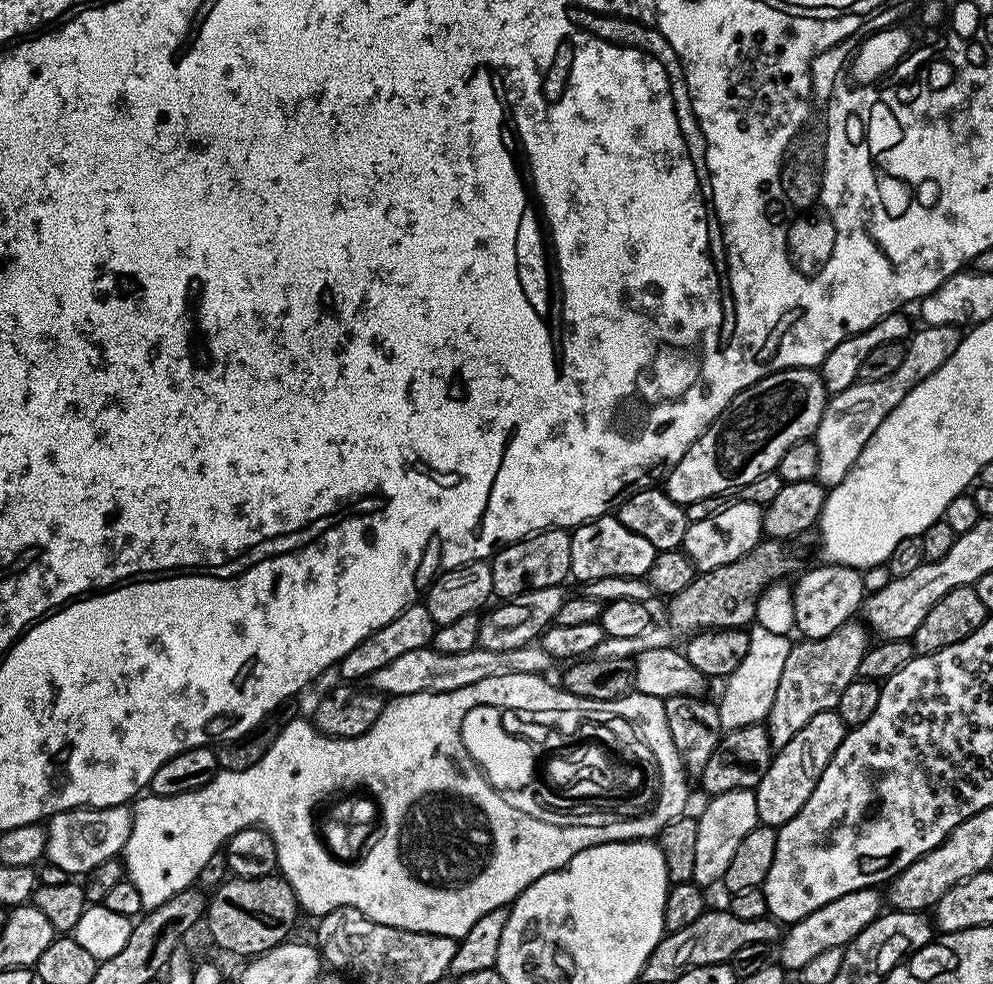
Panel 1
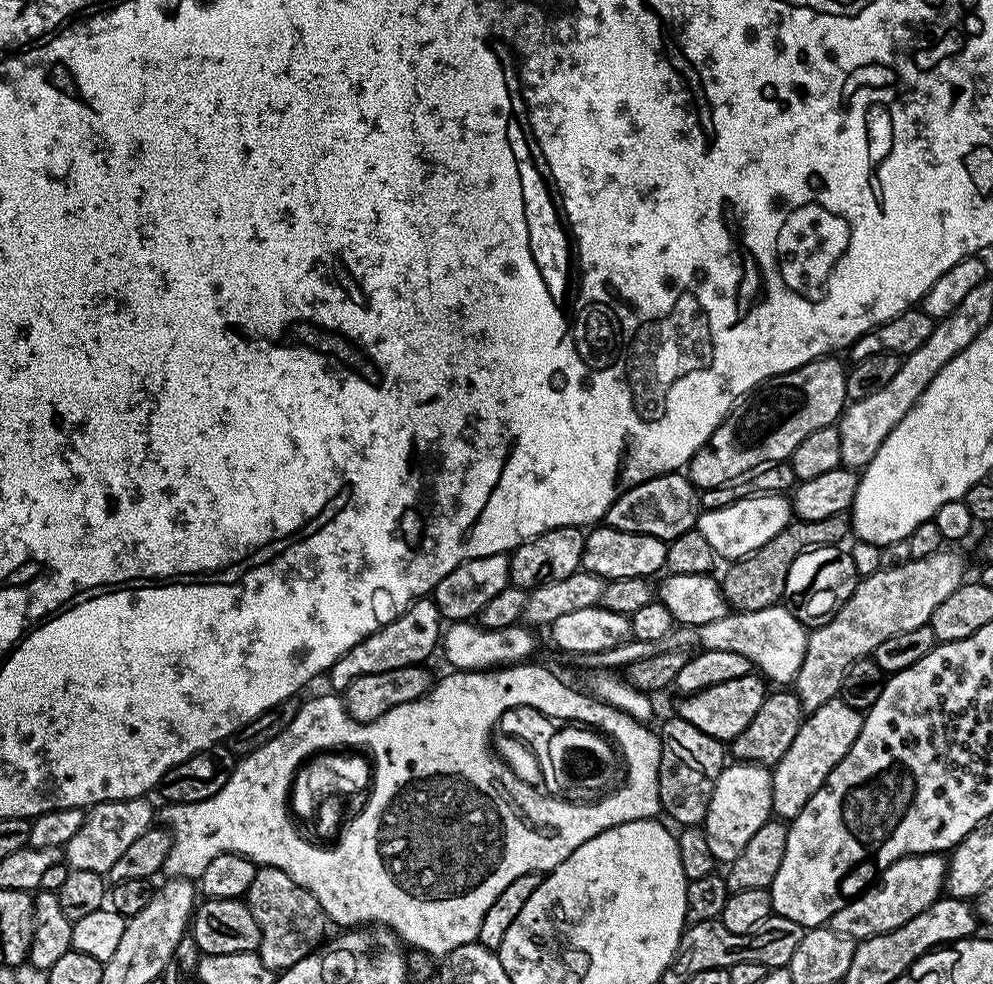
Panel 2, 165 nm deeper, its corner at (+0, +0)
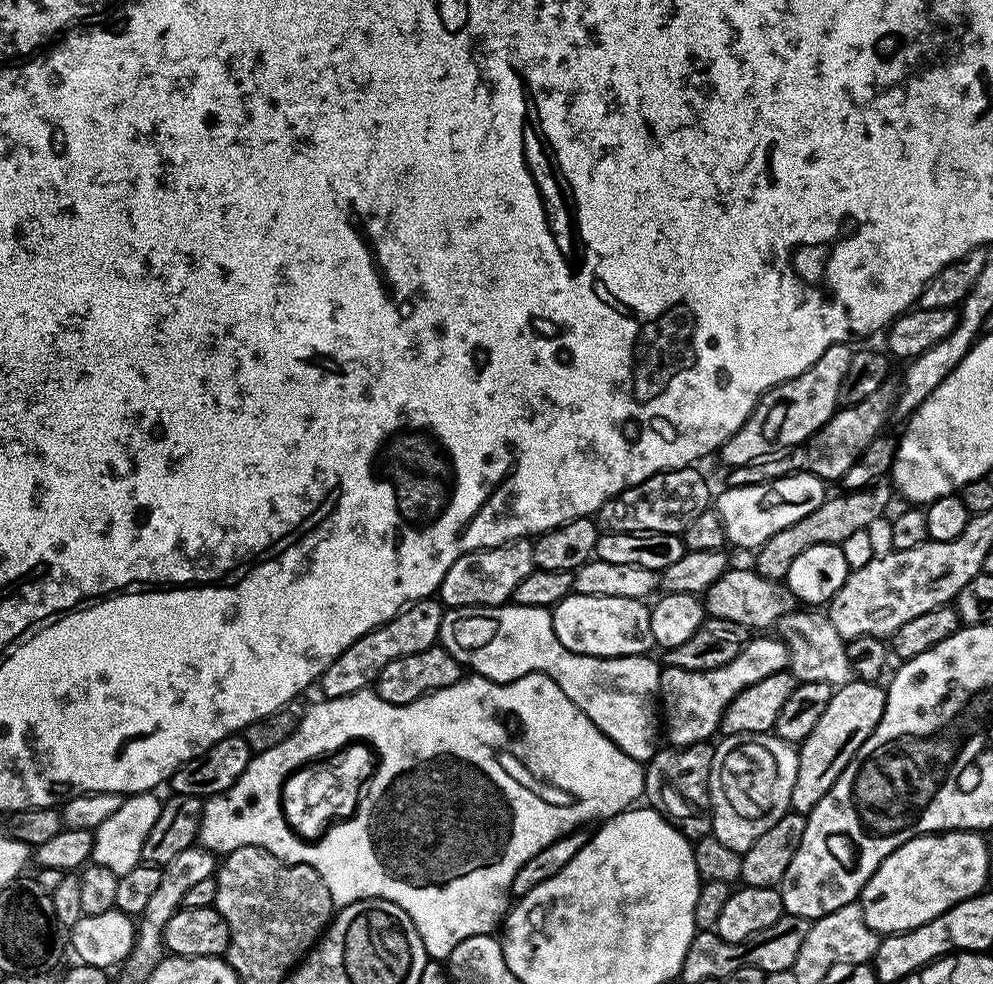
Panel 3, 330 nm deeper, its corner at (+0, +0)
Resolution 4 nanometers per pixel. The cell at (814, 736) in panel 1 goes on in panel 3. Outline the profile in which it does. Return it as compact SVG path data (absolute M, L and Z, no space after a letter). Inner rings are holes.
M855 678L849 680L847 684L839 685L833 691L826 710L822 710L822 718L818 718L814 730L810 730L810 734L798 745L798 776L794 778L791 811L807 814L814 806L818 806L818 802L822 802L822 798L828 793L830 786L834 786L838 774L842 774L842 770L846 770L850 758L854 758L854 754L862 746L862 742L866 742L866 738L870 738L874 726L878 726L884 713L885 695L885 689L879 683Z

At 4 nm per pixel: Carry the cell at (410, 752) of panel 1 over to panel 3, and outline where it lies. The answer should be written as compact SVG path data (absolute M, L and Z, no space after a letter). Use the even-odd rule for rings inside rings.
M531 672L522 678L511 680L509 684L499 684L493 680L487 680L485 676L475 674L469 677L469 680L468 677L461 678L454 686L446 686L437 692L430 692L421 700L415 700L409 704L382 702L382 698L378 698L374 690L355 692L333 700L321 699L319 701L321 704L316 704L313 708L309 707L305 711L304 717L300 719L300 725L296 727L294 734L290 734L290 738L286 738L286 742L282 742L282 746L274 746L274 750L255 753L252 761L246 766L242 778L238 778L238 782L234 782L230 790L204 800L199 843L213 854L227 854L242 846L258 846L288 864L309 864L322 878L322 882L326 882L326 890L330 890L330 898L336 906L353 904L359 900L389 900L402 906L402 910L410 914L424 943L424 949L436 962L447 961L454 946L458 946L458 942L466 942L466 938L495 933L509 911L510 889L518 870L522 870L522 866L530 862L530 858L534 858L538 850L550 846L562 836L583 829L585 827L583 824L588 824L591 820L606 821L619 812L627 812L643 797L645 765L639 760L630 758L617 744L610 742L610 738L606 738L606 734L602 734L602 730L594 726L594 722L590 722L590 718L586 718L586 714L582 714L582 710L578 710L578 706L574 706L570 698L566 698L566 694L562 694L562 686L558 686L558 682L554 682L546 674ZM511 716L520 723L520 737L517 740L512 737L511 730L504 725ZM348 736L372 736L372 740L380 744L380 752L384 752L384 768L380 768L380 776L370 776L366 790L368 800L364 800L364 808L360 808L360 816L354 816L352 821L344 822L342 826L334 826L334 830L330 830L329 836L323 842L307 844L304 840L294 838L289 833L288 827L285 827L283 820L280 820L280 812L277 809L279 782L293 764L297 764L316 751L323 751L323 748L336 748L336 744L340 744L340 740L348 740Z

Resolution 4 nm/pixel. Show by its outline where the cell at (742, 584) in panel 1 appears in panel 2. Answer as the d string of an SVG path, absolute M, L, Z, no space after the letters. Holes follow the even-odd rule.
M847 515L834 518L821 518L818 522L796 520L787 524L782 534L774 534L766 546L743 560L737 560L725 576L722 576L724 597L728 600L729 609L738 612L750 610L766 610L770 606L781 603L786 590L786 574L790 574L790 566L794 566L794 558L811 548L835 548L845 543L844 539L850 536L850 520Z

